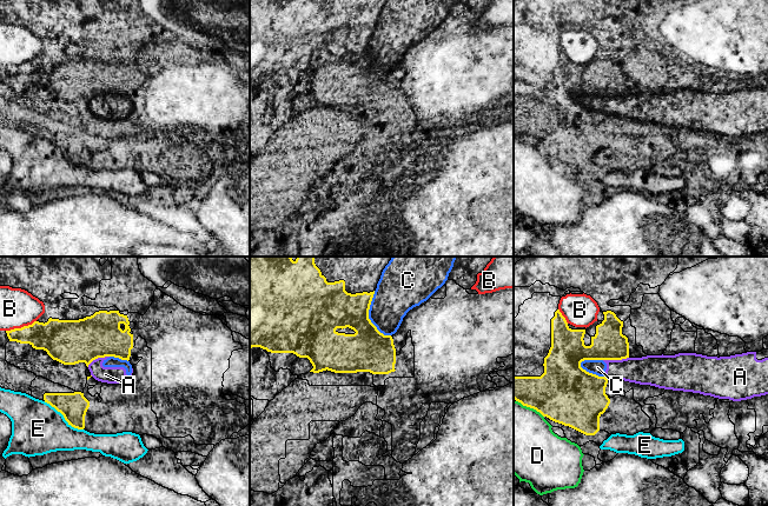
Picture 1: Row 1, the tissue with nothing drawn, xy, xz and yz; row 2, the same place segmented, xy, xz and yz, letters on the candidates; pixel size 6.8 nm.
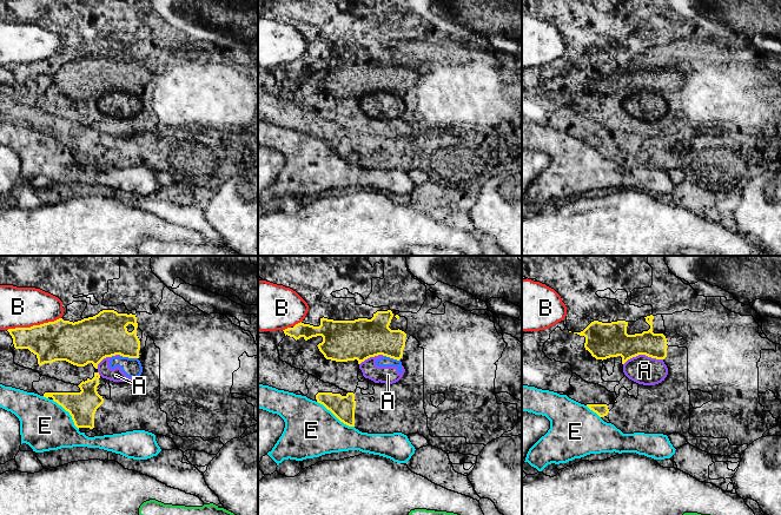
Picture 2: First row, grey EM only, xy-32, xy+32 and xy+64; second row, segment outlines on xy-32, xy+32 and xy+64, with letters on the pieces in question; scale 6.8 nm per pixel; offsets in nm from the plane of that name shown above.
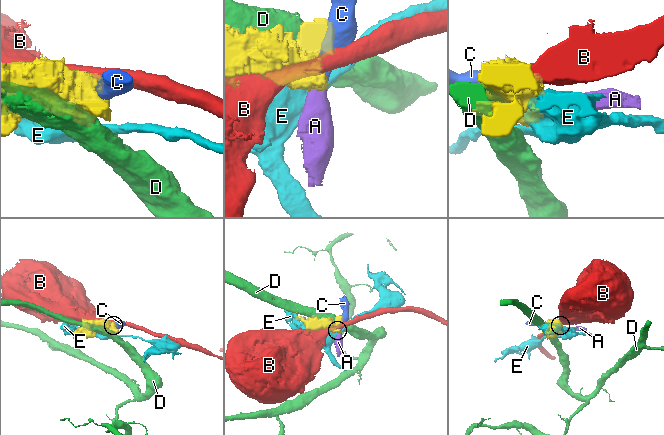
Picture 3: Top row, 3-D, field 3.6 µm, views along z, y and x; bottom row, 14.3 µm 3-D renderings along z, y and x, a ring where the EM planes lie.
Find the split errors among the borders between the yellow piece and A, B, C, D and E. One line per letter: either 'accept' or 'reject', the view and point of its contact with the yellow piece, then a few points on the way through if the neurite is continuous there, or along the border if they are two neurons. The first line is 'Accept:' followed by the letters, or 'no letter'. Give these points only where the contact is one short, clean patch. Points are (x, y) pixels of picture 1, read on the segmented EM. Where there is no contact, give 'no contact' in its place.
Accept: no letter
A: reject | yz (615, 359) | along yz (628, 357), (603, 360)
B: reject | xy (21, 327)
C: reject | xz (368, 317)
D: reject | yz (530, 407)
E: reject | xy (64, 417)

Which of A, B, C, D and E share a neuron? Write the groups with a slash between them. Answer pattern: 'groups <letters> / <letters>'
groups A C / B / D / E

